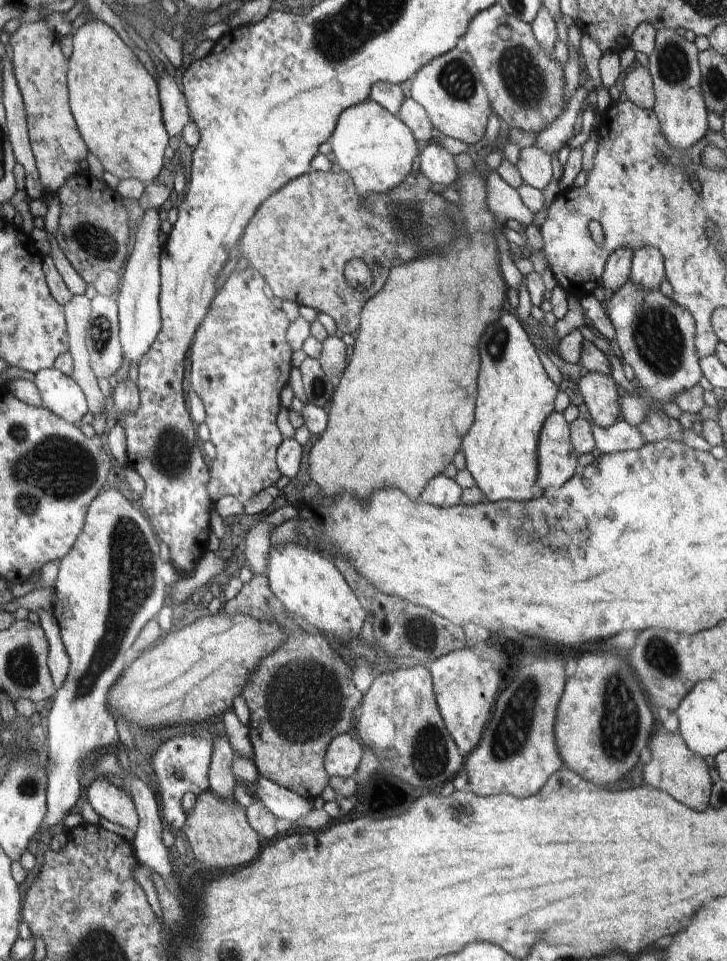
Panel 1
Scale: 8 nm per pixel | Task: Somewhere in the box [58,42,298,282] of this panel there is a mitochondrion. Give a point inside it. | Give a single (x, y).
(95, 241)

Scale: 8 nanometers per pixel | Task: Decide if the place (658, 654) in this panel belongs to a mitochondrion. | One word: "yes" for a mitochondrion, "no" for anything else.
yes

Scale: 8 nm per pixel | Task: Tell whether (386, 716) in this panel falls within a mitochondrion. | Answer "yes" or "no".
no

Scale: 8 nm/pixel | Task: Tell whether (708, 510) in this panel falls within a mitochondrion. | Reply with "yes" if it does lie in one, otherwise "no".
no

